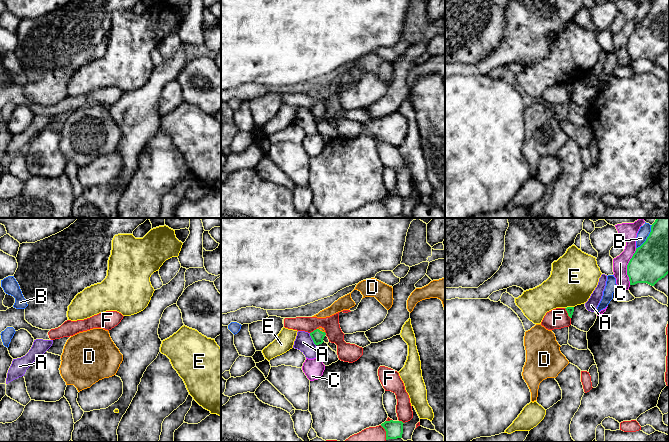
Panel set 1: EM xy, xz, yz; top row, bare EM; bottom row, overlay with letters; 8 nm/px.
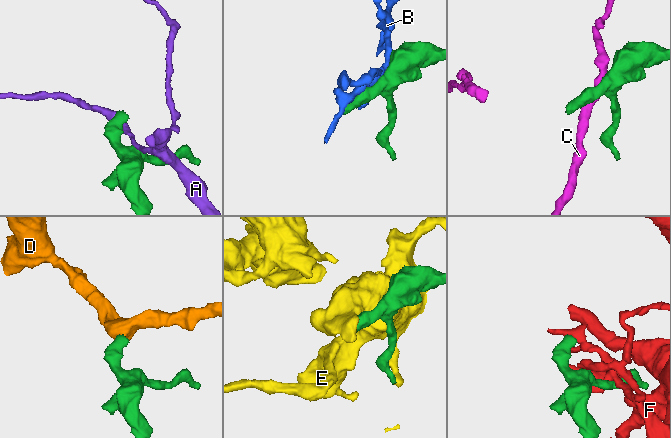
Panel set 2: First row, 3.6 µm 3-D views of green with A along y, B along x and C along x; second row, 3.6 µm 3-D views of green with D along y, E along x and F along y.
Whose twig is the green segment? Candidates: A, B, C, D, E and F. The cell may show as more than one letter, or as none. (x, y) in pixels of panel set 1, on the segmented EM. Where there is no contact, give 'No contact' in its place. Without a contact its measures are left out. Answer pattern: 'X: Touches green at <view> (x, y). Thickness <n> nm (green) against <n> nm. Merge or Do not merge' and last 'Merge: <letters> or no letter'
A: Touches green at xz (312, 339). Thickness 100 nm (green) against 140 nm. Do not merge
B: Touches green at yz (647, 237). Thickness 380 nm (green) against 90 nm. Do not merge
C: Touches green at yz (627, 266). Thickness 320 nm (green) against 120 nm. Do not merge
D: Touches green at xz (321, 331). Thickness 100 nm (green) against 30 nm. Merge
E: Touches green at yz (569, 307). Thickness 60 nm (green) against 380 nm. Do not merge
F: Touches green at yz (567, 312). Thickness 60 nm (green) against 170 nm. Do not merge
Merge: D

